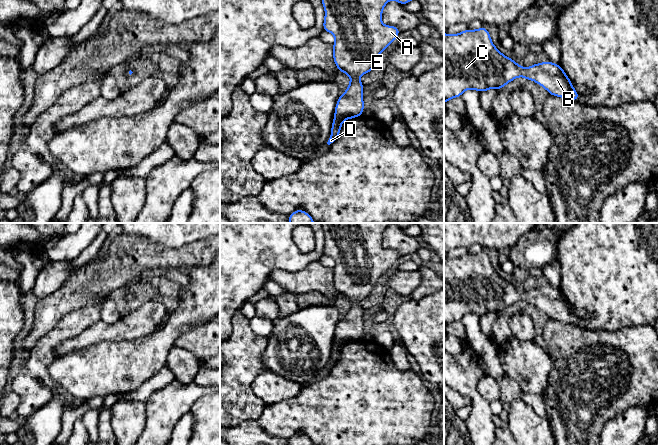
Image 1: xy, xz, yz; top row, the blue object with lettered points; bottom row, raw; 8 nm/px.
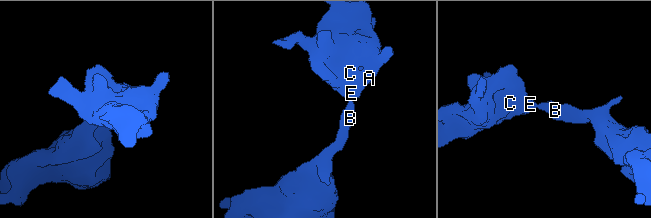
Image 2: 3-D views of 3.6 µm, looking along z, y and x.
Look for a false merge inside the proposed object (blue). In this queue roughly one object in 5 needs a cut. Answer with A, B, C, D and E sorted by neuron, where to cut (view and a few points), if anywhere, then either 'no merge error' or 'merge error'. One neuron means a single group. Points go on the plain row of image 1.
groups A B C D E; cut none; no merge error

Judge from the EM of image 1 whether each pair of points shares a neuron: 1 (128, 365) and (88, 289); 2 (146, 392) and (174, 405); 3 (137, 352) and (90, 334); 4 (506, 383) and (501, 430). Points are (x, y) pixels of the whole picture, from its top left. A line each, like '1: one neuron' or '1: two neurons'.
1: two neurons
2: two neurons
3: two neurons
4: one neuron

